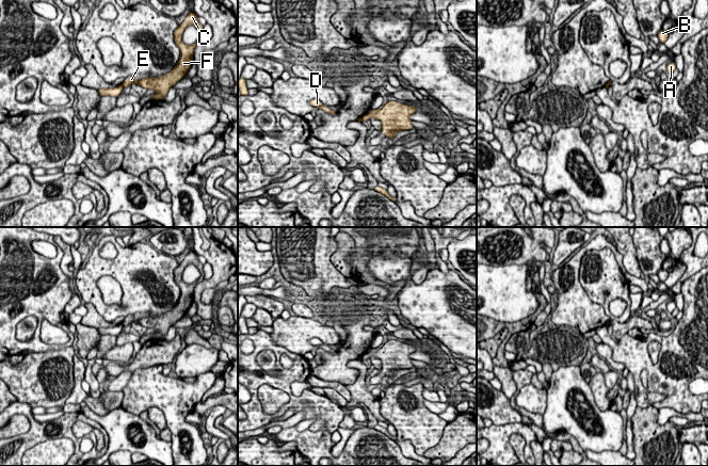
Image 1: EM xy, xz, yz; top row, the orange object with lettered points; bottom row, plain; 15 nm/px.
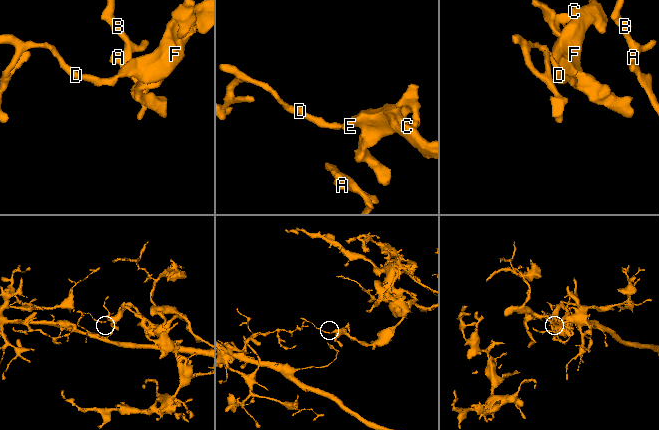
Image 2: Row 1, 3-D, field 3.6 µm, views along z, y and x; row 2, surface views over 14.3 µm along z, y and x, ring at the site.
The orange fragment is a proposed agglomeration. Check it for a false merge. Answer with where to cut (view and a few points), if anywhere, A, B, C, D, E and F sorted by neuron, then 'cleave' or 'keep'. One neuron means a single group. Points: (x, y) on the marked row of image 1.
cut in xy along (122, 84), (124, 86); A B D / C E F; cleave

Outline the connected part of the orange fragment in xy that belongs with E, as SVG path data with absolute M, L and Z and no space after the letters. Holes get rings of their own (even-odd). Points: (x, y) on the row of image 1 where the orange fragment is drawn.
M194 12L188 14L182 23L174 31L174 41L180 49L180 58L173 70L157 78L148 77L140 81L135 80L134 77L128 77L122 85L127 87L133 83L138 83L146 90L156 90L158 93L151 95L156 100L165 97L170 89L186 76L193 64L194 49L198 44L204 42L203 28L203 25L198 21L198 16ZM191 25L199 31L200 37L195 44L187 45L182 42L182 34Z

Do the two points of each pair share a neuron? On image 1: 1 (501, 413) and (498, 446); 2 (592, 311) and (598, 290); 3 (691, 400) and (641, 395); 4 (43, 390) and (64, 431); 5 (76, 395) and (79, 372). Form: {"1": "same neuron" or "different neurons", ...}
{"1": "different neurons", "2": "different neurons", "3": "same neuron", "4": "different neurons", "5": "same neuron"}

